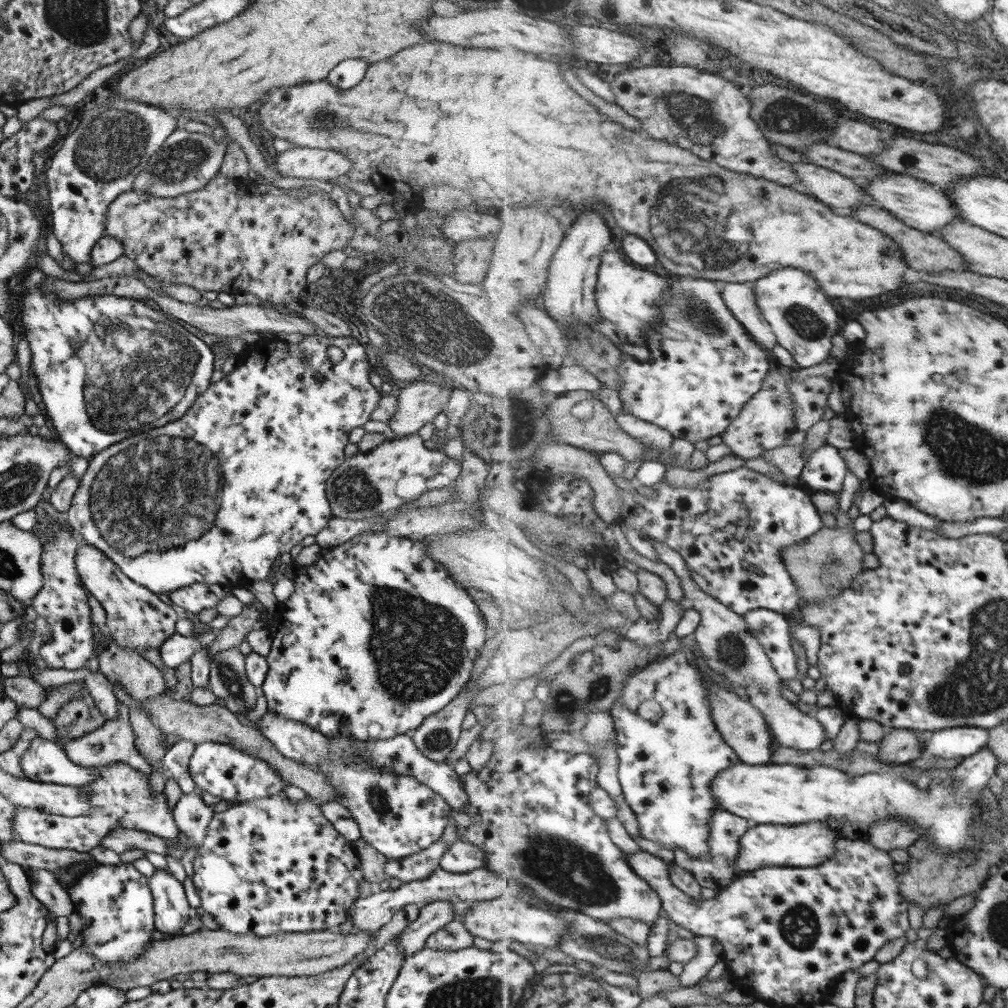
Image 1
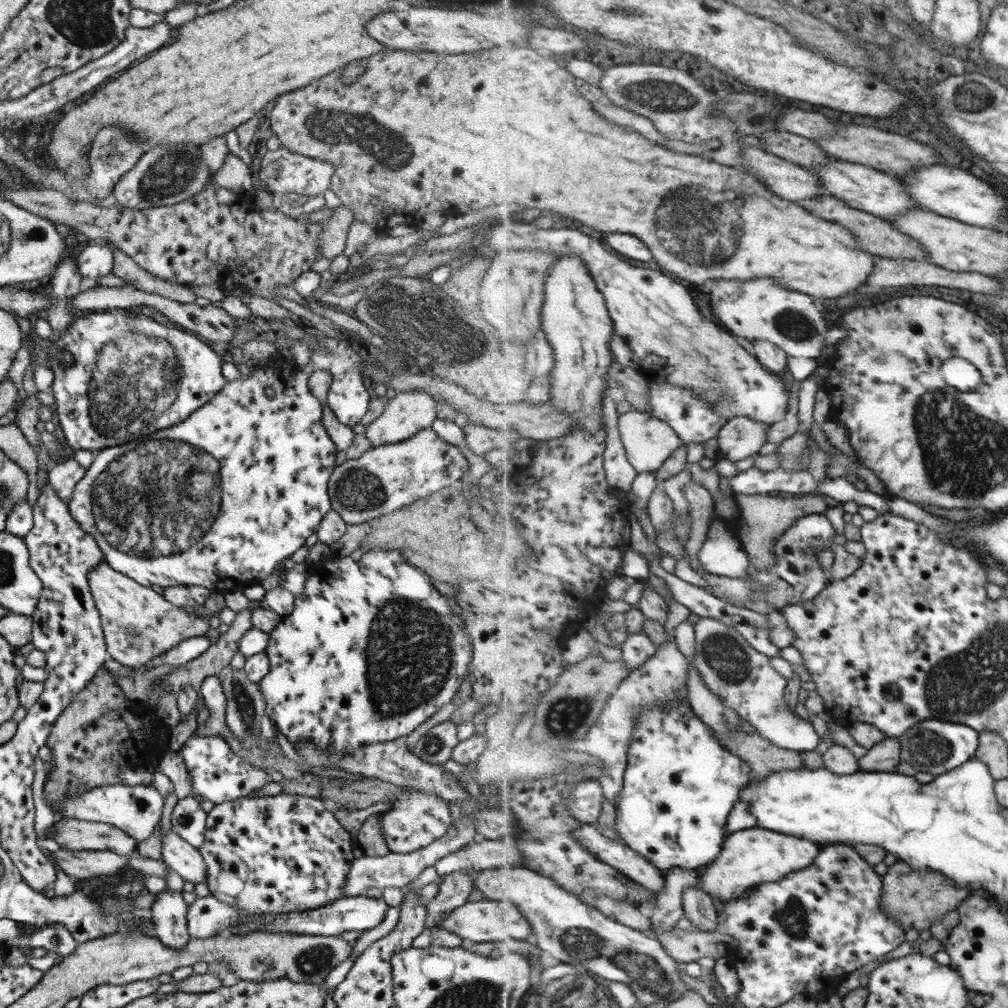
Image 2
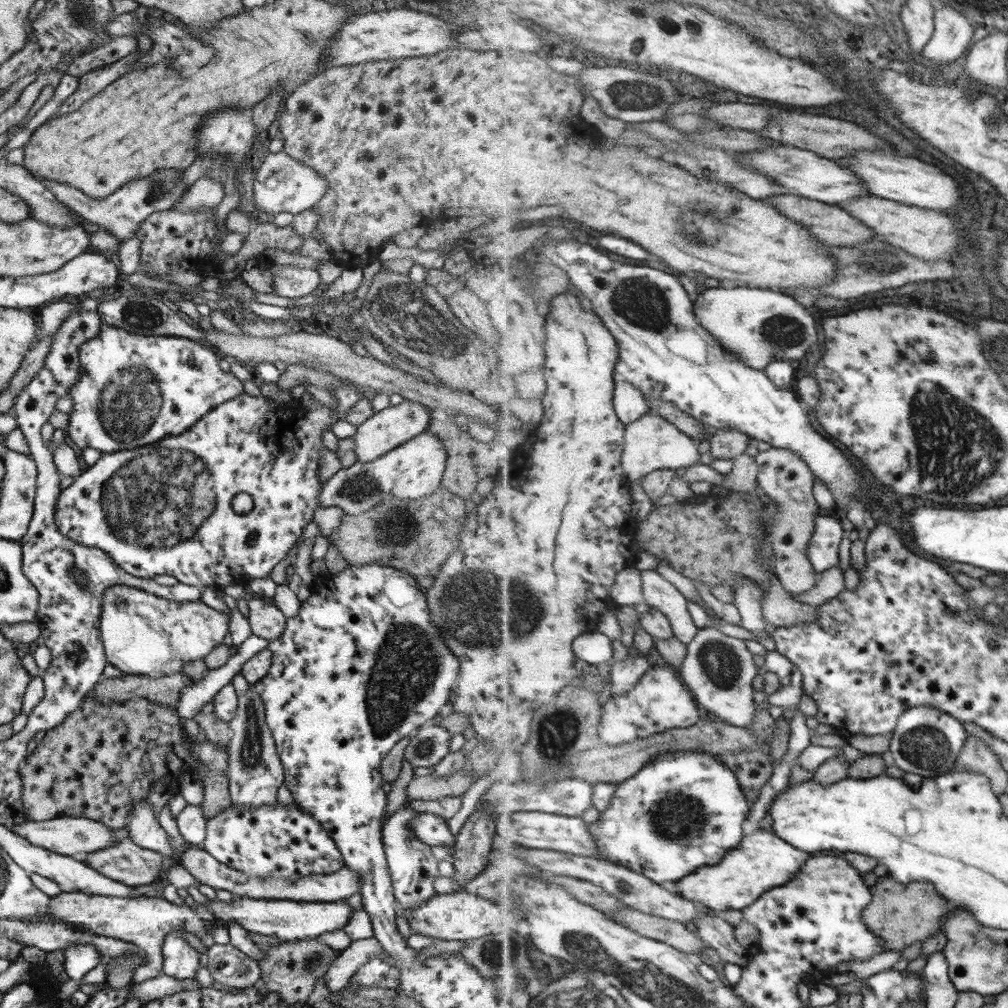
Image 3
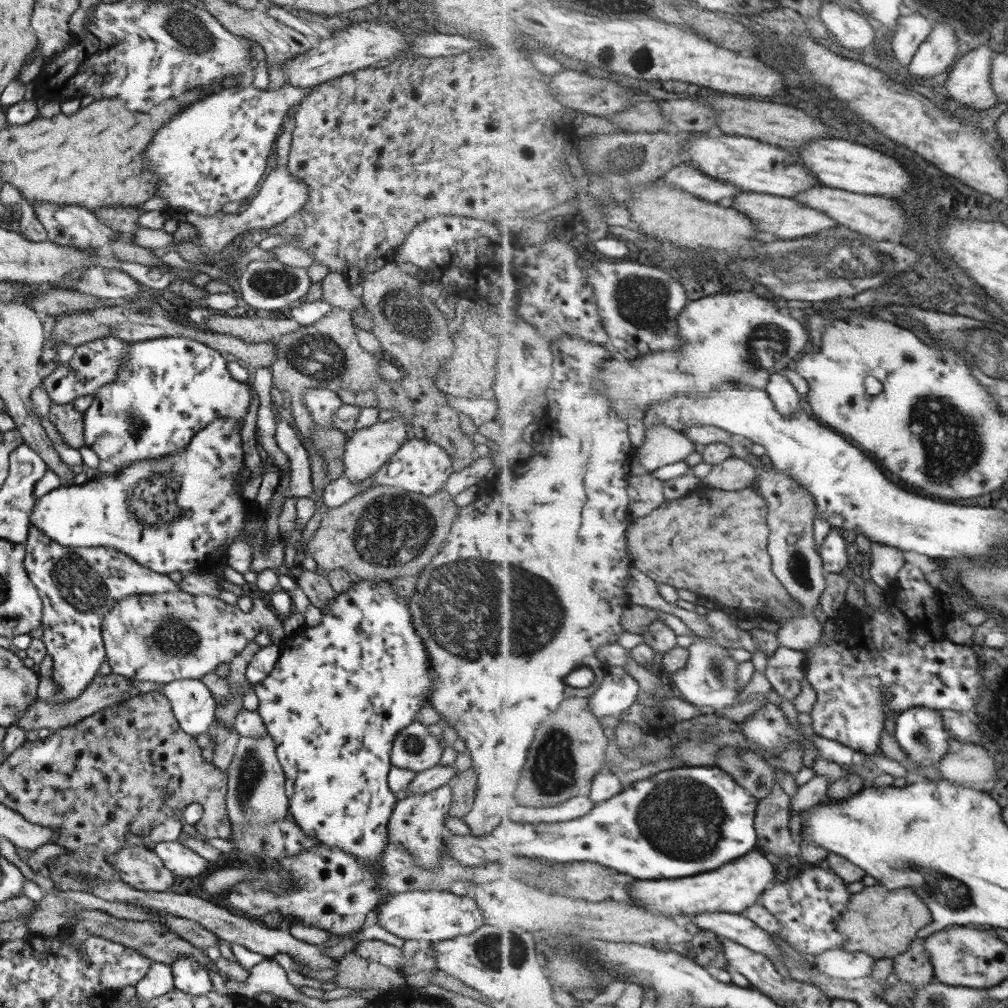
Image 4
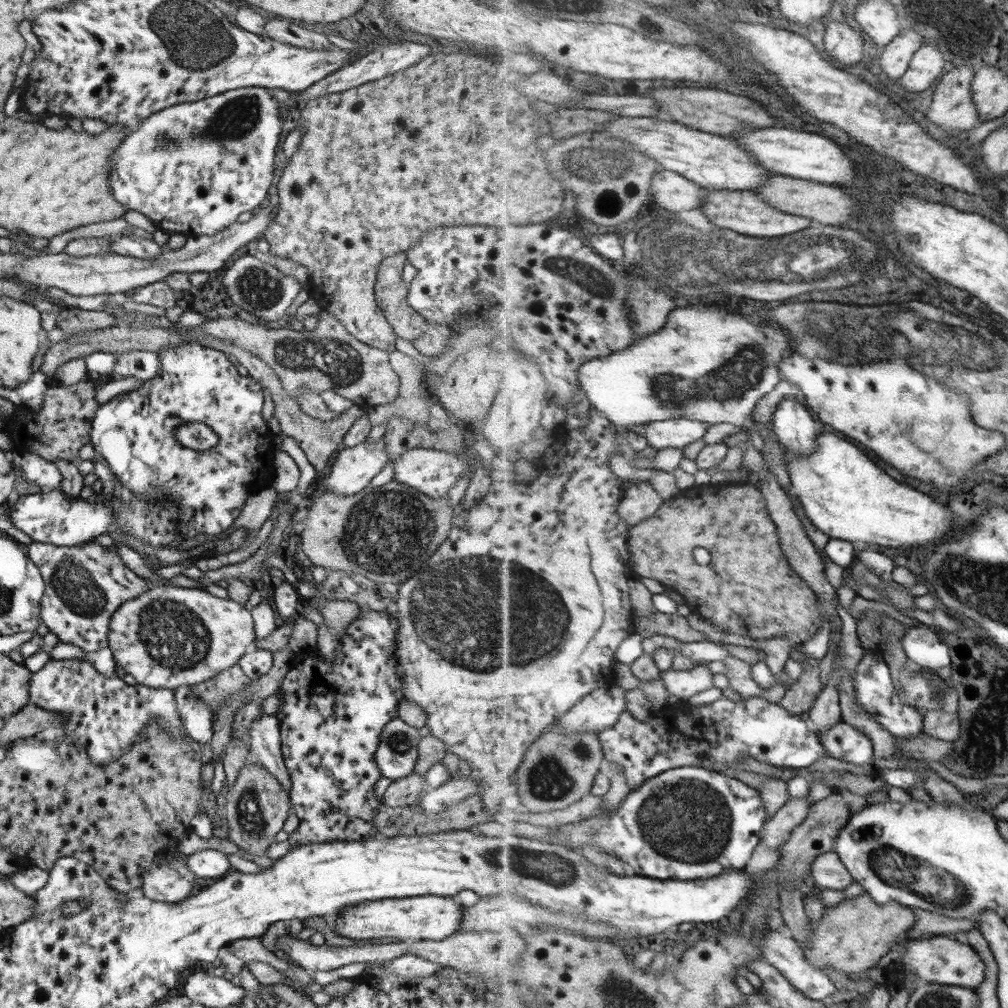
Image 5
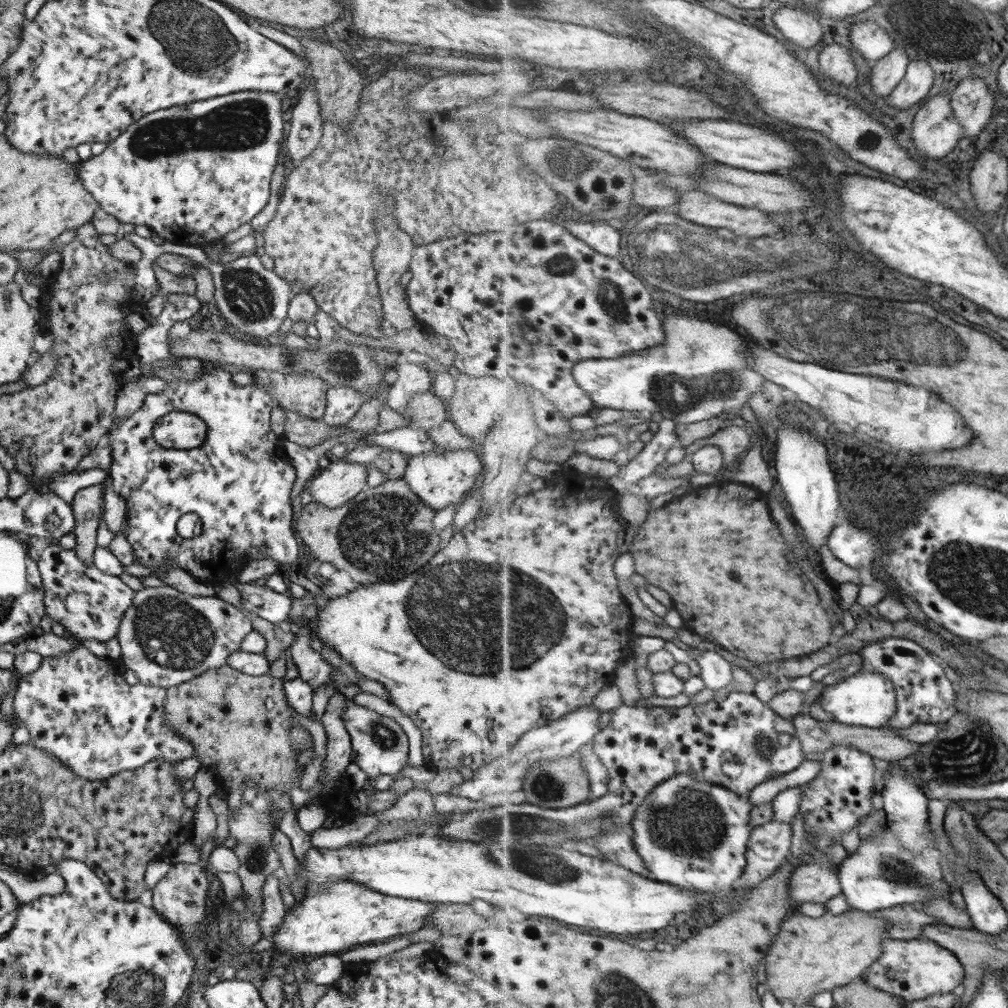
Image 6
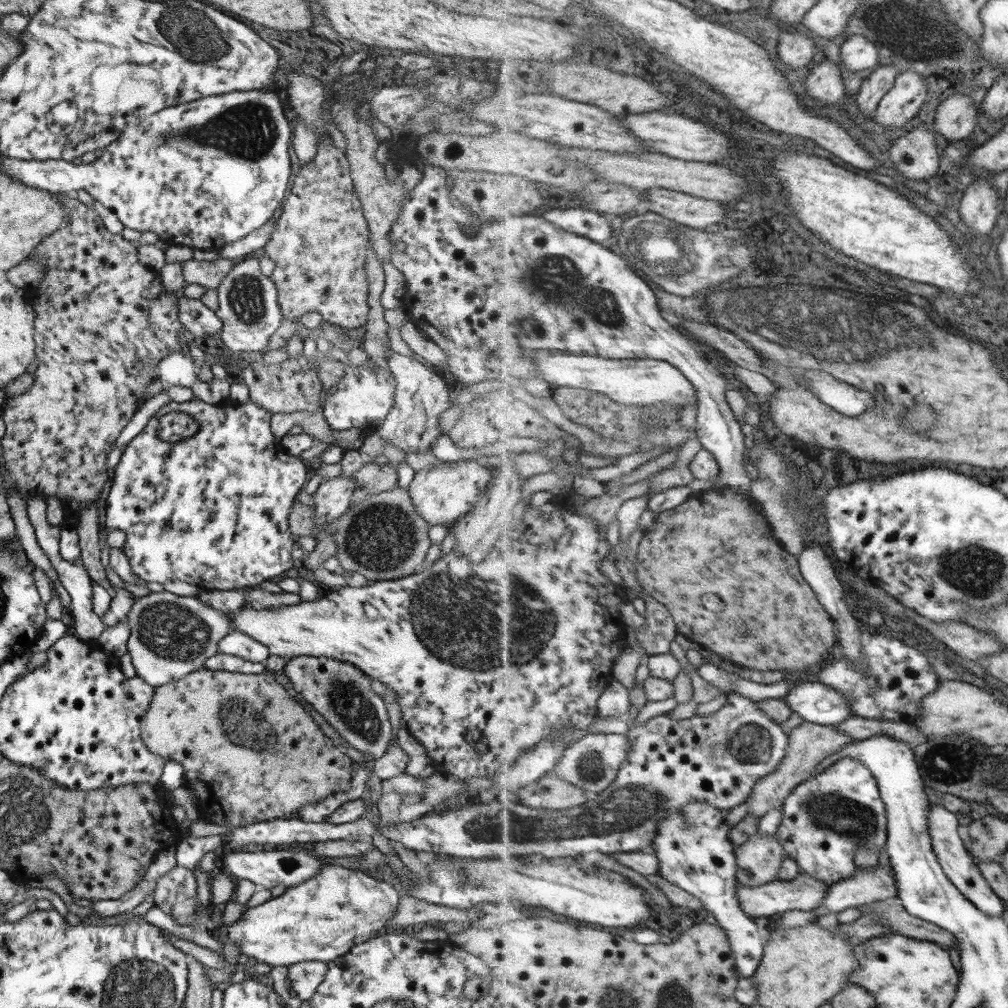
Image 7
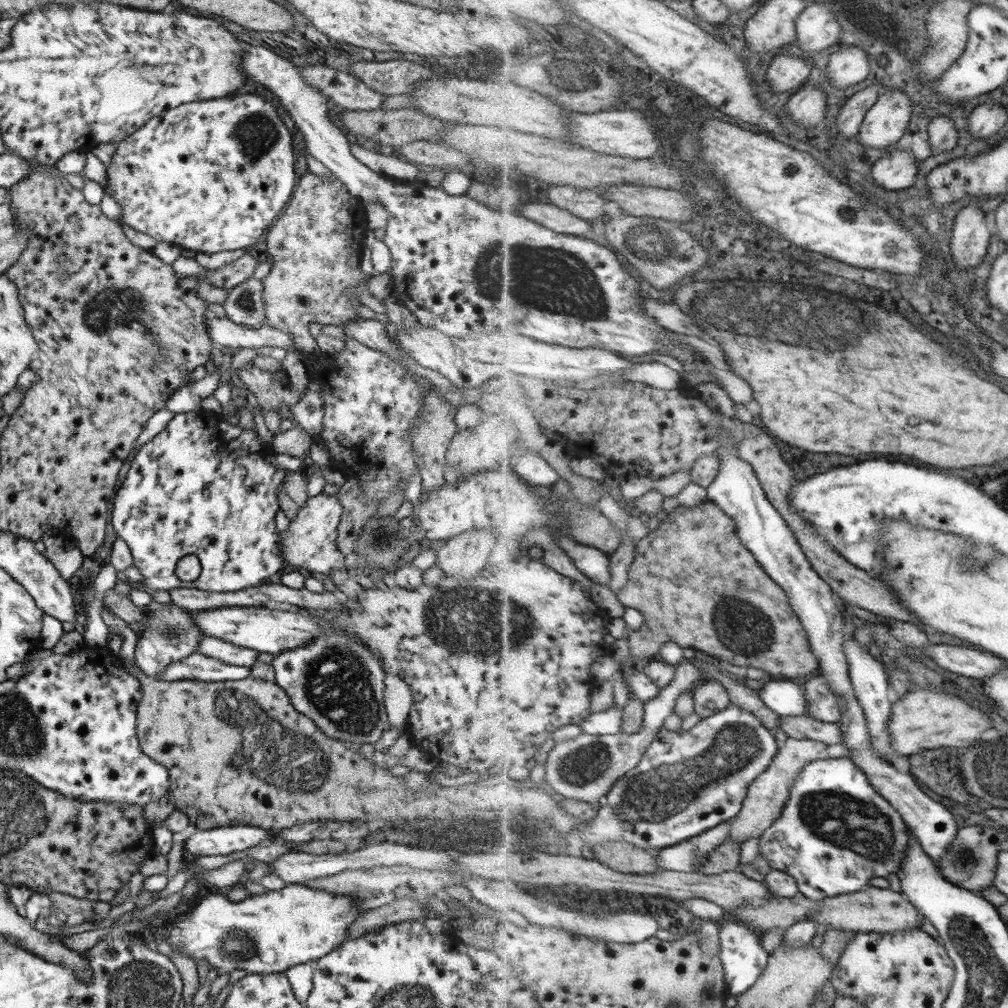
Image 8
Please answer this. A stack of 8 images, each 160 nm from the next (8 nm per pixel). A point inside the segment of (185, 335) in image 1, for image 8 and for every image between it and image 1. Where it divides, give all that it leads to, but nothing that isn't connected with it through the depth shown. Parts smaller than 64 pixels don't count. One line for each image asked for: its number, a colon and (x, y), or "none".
2: (129, 375)
3: (133, 390)
4: (169, 388)
5: (133, 432)
6: (238, 484)
7: (212, 510)
8: (203, 486)

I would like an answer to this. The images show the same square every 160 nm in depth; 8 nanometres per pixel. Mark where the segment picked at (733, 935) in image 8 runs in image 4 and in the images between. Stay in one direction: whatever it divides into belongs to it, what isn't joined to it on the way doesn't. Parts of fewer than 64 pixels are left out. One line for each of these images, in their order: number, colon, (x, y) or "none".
4: (679, 822)
5: (688, 823)
6: (691, 833)
7: (693, 848)

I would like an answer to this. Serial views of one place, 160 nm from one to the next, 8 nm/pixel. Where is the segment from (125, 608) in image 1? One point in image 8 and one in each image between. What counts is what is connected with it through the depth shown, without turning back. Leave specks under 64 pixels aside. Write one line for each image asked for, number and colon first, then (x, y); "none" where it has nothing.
2: (138, 624)
3: (142, 634)
4: (171, 636)
5: (168, 636)
6: (166, 637)
7: (170, 636)
8: (170, 637)

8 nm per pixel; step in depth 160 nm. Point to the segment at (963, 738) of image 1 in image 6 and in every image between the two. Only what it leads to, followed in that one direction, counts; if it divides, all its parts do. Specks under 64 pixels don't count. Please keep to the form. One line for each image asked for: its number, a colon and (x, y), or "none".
2: (935, 746)
3: (927, 741)
4: (921, 731)
5: (874, 690)
6: (869, 699)

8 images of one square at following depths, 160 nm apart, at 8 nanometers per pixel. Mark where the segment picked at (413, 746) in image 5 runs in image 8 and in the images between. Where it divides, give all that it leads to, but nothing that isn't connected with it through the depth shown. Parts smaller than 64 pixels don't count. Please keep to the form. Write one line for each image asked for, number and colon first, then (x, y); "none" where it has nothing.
6: (378, 745)
7: (338, 691)
8: (336, 681)

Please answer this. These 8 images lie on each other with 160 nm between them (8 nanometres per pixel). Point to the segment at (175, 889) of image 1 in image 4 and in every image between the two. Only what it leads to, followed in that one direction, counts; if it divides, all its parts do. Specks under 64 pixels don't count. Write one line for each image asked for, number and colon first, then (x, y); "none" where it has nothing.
2: (167, 912)
3: (179, 960)
4: (188, 976)

